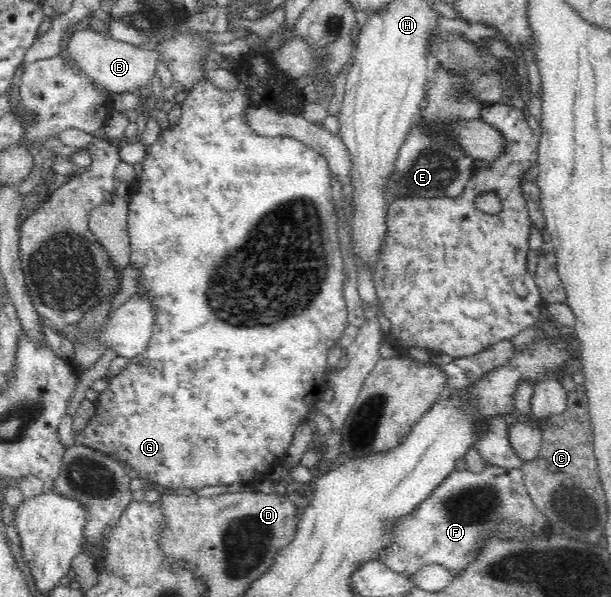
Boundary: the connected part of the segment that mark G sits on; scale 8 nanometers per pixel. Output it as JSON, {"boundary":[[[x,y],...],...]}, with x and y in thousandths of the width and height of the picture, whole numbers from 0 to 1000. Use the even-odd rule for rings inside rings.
{"boundary":[[[401,97],[393,106],[393,111],[385,116],[385,127],[388,129],[393,141],[399,141],[399,147],[386,152],[376,151],[360,151],[355,147],[337,127],[327,132],[321,141],[314,142],[304,156],[306,161],[296,181],[296,196],[290,204],[290,209],[275,214],[272,219],[265,219],[260,226],[257,236],[245,245],[239,245],[239,265],[232,271],[234,290],[229,298],[223,298],[213,312],[213,335],[209,337],[209,394],[213,394],[213,415],[216,415],[216,442],[226,446],[232,452],[232,489],[239,489],[245,499],[247,506],[255,509],[254,519],[257,523],[254,546],[250,548],[249,568],[245,570],[244,580],[239,581],[236,591],[226,593],[223,600],[213,600],[208,615],[198,621],[193,628],[178,633],[178,652],[172,658],[164,658],[162,668],[154,673],[157,680],[155,695],[149,704],[142,705],[142,712],[136,717],[136,722],[126,730],[123,729],[124,742],[147,749],[170,764],[178,764],[187,771],[196,774],[205,771],[209,781],[214,781],[219,787],[223,797],[234,802],[236,807],[252,807],[262,814],[270,814],[277,819],[291,817],[334,817],[334,814],[357,814],[357,812],[380,812],[383,807],[391,809],[408,809],[426,806],[437,797],[440,789],[457,774],[460,774],[468,762],[471,750],[478,744],[478,735],[481,734],[481,724],[484,717],[491,714],[501,704],[501,693],[507,688],[506,682],[501,687],[491,687],[488,683],[488,673],[498,670],[504,660],[519,662],[522,657],[517,647],[517,626],[520,623],[534,623],[538,620],[537,610],[534,608],[534,600],[537,600],[537,590],[543,583],[550,583],[555,578],[555,571],[560,566],[561,556],[566,546],[571,543],[568,534],[568,514],[563,503],[561,479],[563,479],[563,436],[560,434],[560,422],[556,420],[556,402],[553,400],[553,363],[550,363],[550,348],[547,347],[547,337],[543,333],[543,308],[540,307],[542,285],[538,283],[538,275],[535,273],[534,263],[529,263],[522,255],[517,255],[507,245],[484,235],[484,231],[466,229],[466,228],[426,228],[419,224],[406,199],[403,199],[403,184],[406,178],[447,178],[448,181],[462,183],[463,178],[471,174],[471,164],[480,161],[491,169],[489,147],[481,147],[475,142],[475,132],[478,129],[470,127],[468,121],[462,116],[445,116],[444,132],[440,137],[426,137],[426,132],[416,126],[414,111],[409,109],[412,101]]]}

